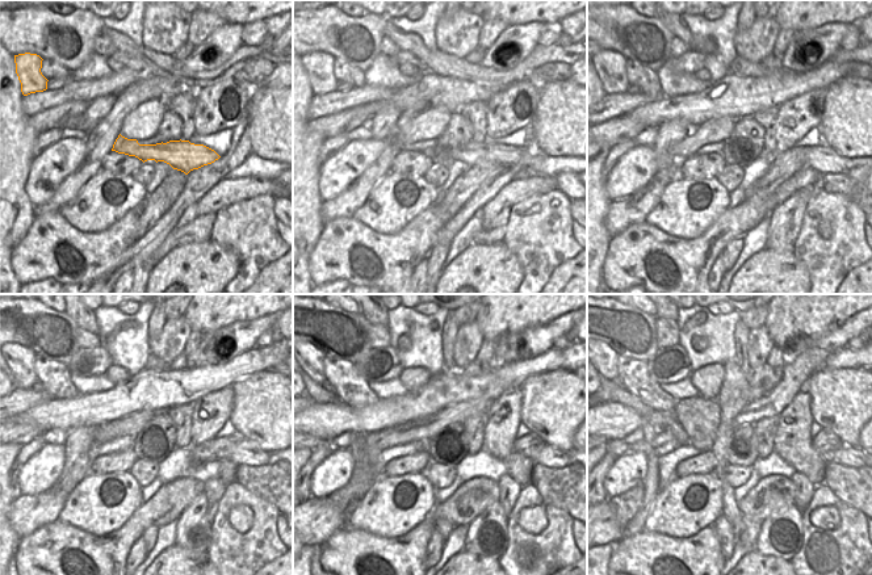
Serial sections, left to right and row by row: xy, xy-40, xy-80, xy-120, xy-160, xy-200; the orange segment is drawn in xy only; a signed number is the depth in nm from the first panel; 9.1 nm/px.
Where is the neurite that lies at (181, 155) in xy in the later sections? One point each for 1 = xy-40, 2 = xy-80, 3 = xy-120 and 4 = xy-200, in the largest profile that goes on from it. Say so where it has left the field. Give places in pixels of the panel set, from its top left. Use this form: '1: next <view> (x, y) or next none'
1: next xy-40 (499, 158)
2: next xy-80 (799, 158)
3: next xy-120 (213, 449)
4: next xy-200 (854, 457)

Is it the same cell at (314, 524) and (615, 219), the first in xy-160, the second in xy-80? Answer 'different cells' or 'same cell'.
same cell

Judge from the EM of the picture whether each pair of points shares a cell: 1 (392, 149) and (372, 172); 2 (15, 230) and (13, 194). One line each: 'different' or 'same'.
1: same
2: same

